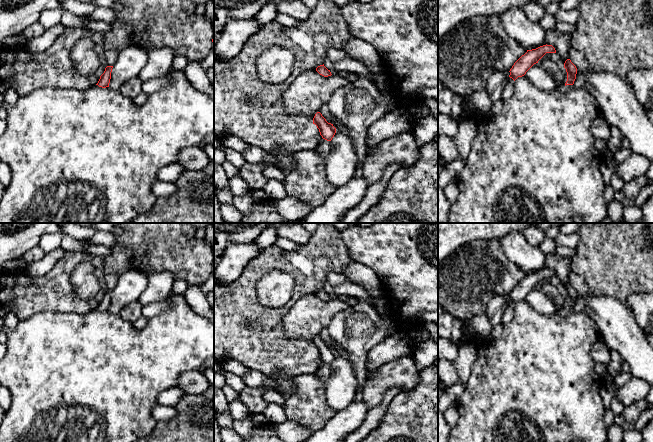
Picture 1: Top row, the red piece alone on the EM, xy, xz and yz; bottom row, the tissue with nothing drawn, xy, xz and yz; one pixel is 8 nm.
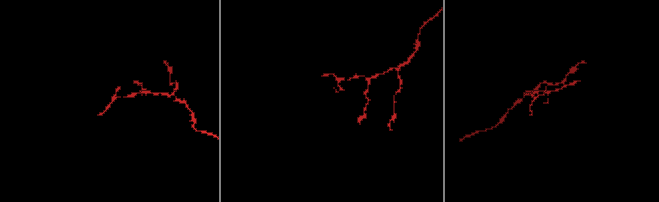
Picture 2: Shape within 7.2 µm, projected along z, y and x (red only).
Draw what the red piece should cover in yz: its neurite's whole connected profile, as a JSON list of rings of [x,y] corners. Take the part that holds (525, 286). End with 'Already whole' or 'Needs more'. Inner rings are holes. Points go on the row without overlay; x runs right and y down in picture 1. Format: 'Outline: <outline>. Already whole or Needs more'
Outline: [[[543,269],[536,273],[527,274],[527,276],[522,279],[510,293],[509,301],[514,305],[518,301],[522,301],[526,296],[546,278],[546,277],[556,277],[555,272],[552,269]]]. Already whole

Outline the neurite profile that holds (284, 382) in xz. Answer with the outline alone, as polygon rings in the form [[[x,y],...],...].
[[[279,373],[275,376],[270,377],[274,380],[274,382],[278,385],[275,389],[275,391],[278,391],[279,393],[292,393],[294,391],[294,388],[292,386],[292,378],[290,376],[286,376],[283,373]]]

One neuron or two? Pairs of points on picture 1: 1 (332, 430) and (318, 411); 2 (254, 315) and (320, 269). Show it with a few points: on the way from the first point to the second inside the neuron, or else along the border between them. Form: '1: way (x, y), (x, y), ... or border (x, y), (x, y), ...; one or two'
1: border (334, 413), (322, 427), (315, 431); two
2: way (271, 315), (281, 312), (303, 286); one

